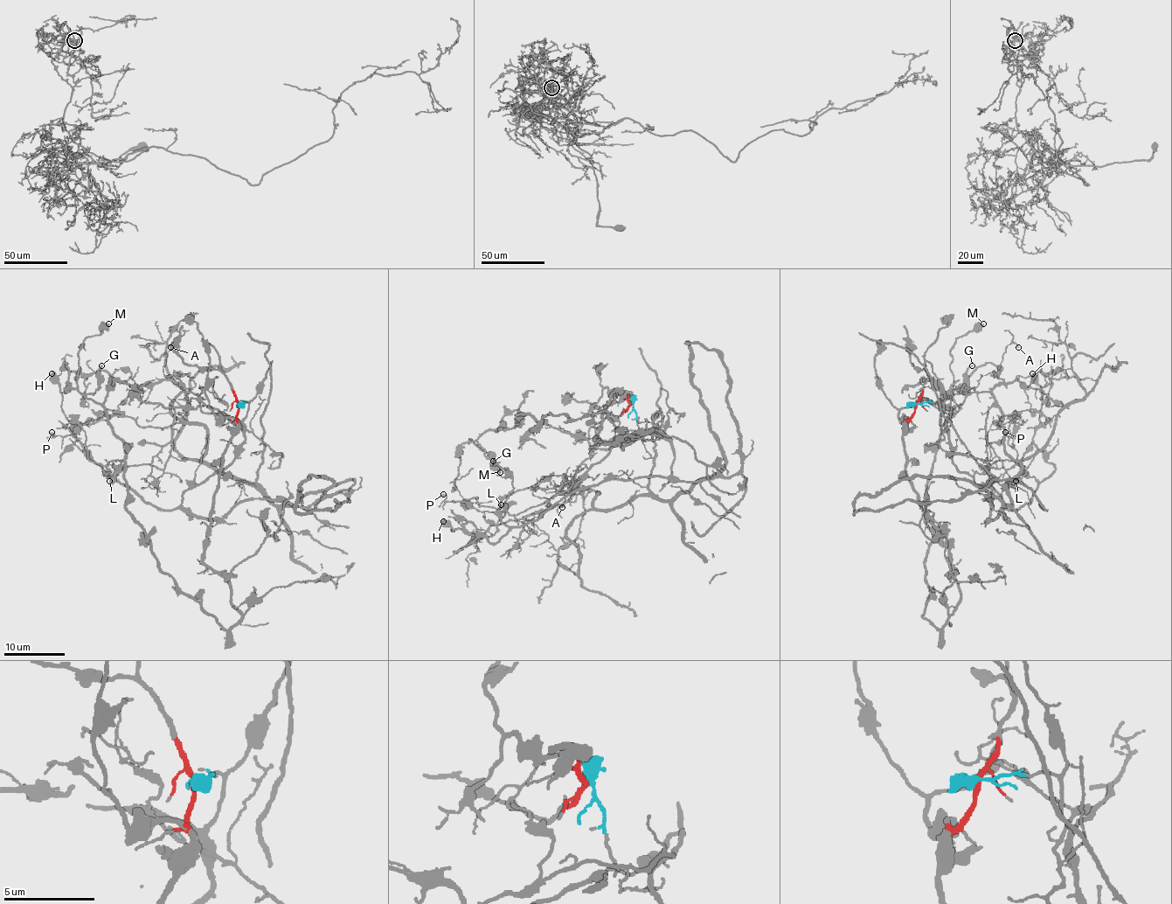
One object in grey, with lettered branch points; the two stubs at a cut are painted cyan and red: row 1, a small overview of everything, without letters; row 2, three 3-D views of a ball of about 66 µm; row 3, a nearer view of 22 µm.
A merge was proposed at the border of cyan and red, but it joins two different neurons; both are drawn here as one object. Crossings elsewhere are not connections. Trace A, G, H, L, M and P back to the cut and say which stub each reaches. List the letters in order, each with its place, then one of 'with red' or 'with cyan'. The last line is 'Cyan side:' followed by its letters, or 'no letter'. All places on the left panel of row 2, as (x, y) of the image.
A: place (170, 347); with cyan
G: place (101, 365); with red
H: place (52, 373); with cyan
L: place (109, 481); with cyan
M: place (108, 323); with red
P: place (52, 432); with cyan
Cyan side: A, H, L, P

